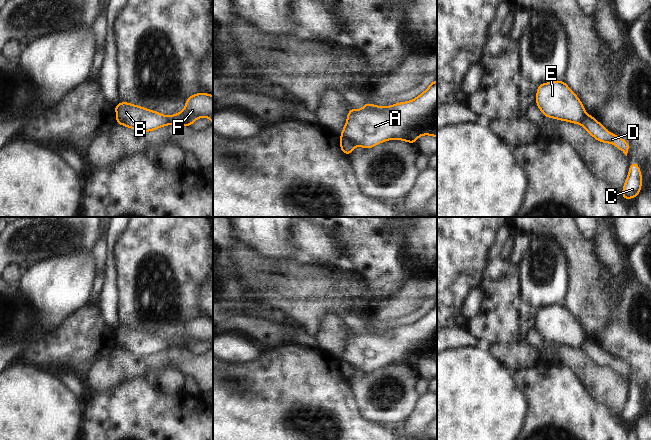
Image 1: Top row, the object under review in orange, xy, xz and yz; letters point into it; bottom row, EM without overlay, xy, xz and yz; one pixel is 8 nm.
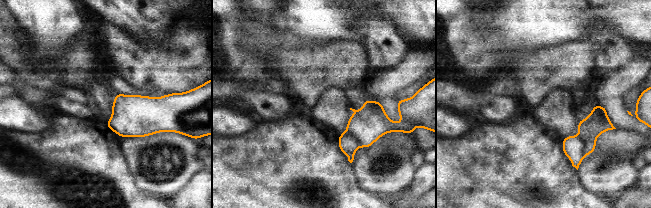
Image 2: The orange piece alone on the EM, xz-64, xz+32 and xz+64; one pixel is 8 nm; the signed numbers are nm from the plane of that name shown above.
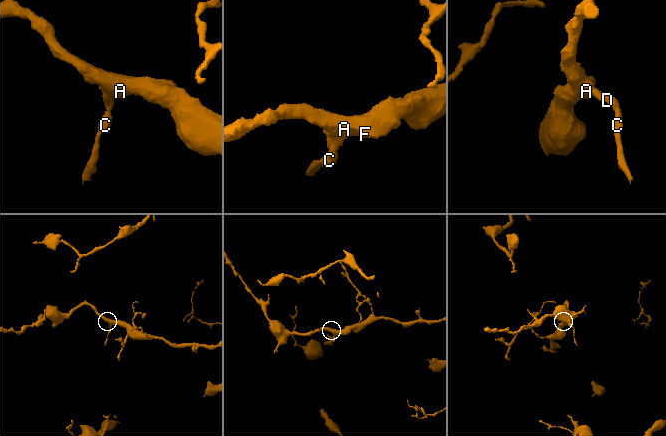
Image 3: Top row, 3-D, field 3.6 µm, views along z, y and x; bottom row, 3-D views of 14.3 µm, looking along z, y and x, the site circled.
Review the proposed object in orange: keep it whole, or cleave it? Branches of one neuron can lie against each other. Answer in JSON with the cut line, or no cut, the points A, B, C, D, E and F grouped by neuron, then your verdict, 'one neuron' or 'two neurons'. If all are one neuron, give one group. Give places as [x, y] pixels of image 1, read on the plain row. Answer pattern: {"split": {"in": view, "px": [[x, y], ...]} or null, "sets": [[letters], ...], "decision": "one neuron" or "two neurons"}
{"split": {"in": "xz", "px": [[341, 360], [349, 363], [355, 369]]}, "sets": [["A", "B", "E", "F"], ["C", "D"]], "decision": "two neurons"}

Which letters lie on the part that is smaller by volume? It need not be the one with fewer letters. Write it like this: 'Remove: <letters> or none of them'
Remove: C, D

